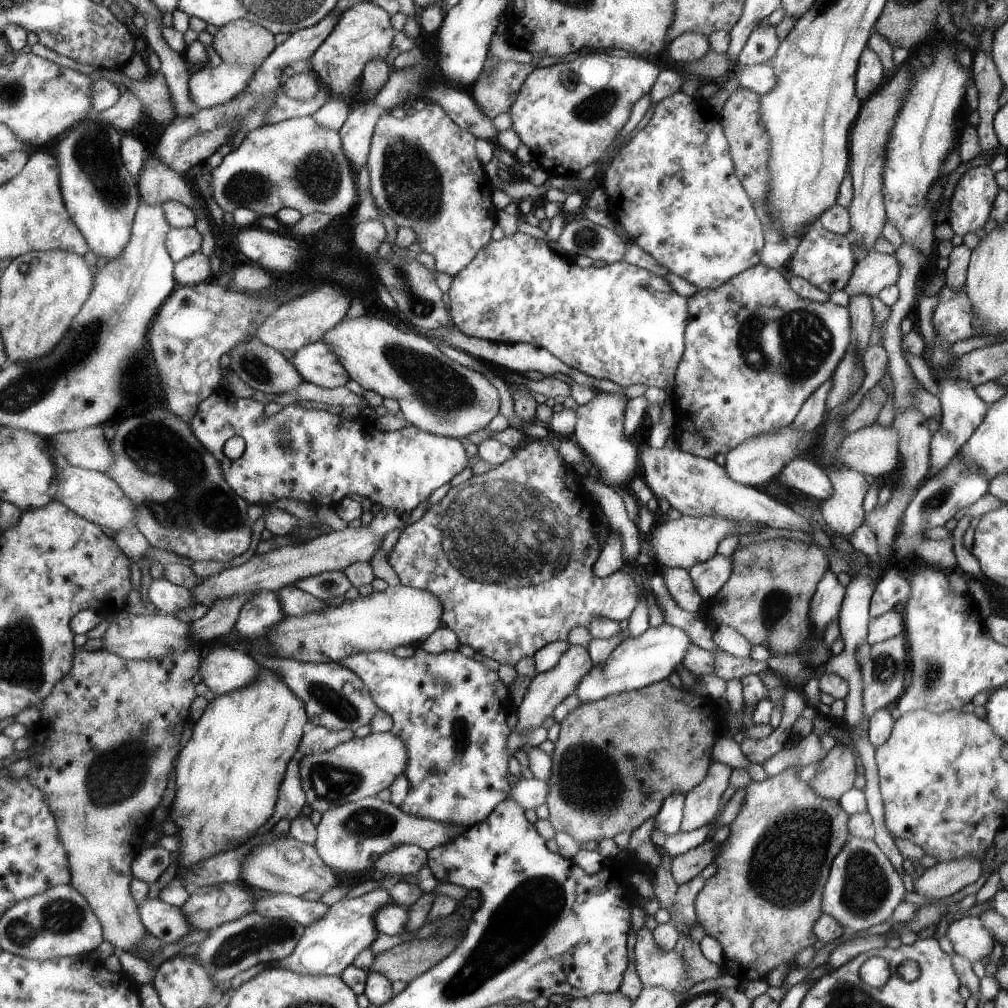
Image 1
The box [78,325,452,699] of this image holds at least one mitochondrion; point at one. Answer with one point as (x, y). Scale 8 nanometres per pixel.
(159, 449)

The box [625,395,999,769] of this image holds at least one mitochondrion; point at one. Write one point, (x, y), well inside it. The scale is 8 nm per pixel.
(777, 604)

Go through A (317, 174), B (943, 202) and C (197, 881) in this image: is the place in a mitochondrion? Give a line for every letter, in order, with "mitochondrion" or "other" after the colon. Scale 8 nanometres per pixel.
A: mitochondrion
B: other
C: other

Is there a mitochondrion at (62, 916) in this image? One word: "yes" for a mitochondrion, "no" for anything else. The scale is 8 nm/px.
yes

